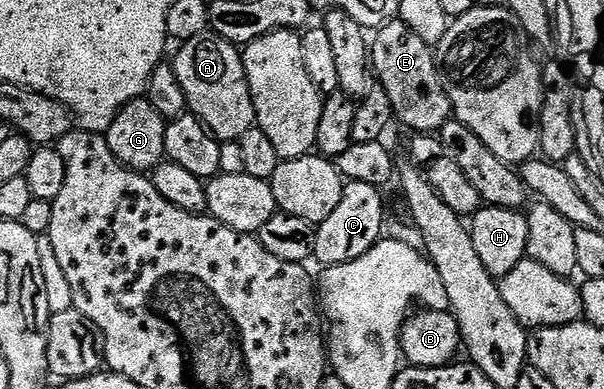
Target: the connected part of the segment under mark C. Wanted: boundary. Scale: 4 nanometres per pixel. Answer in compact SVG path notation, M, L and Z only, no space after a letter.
M347 182L341 192L341 204L329 215L329 220L318 223L315 232L314 261L326 268L337 264L349 264L369 248L373 248L384 237L383 231L383 194L380 187L360 182Z

